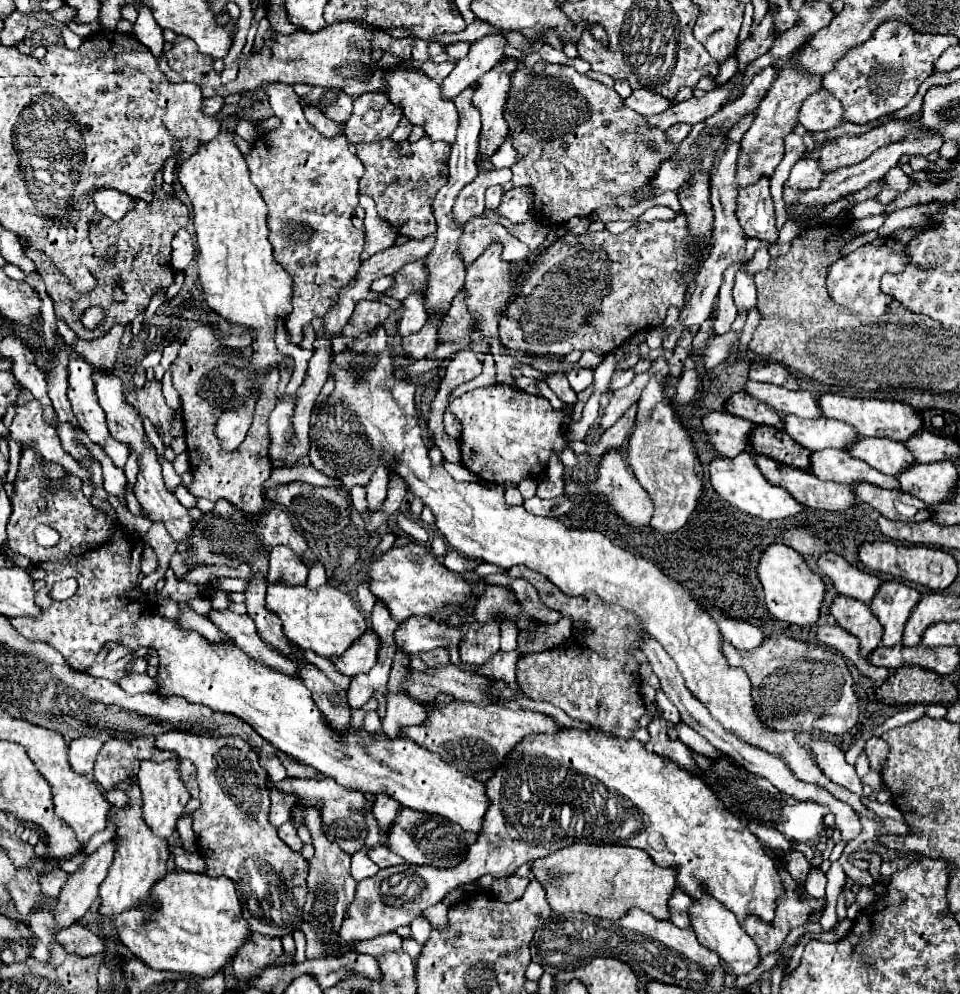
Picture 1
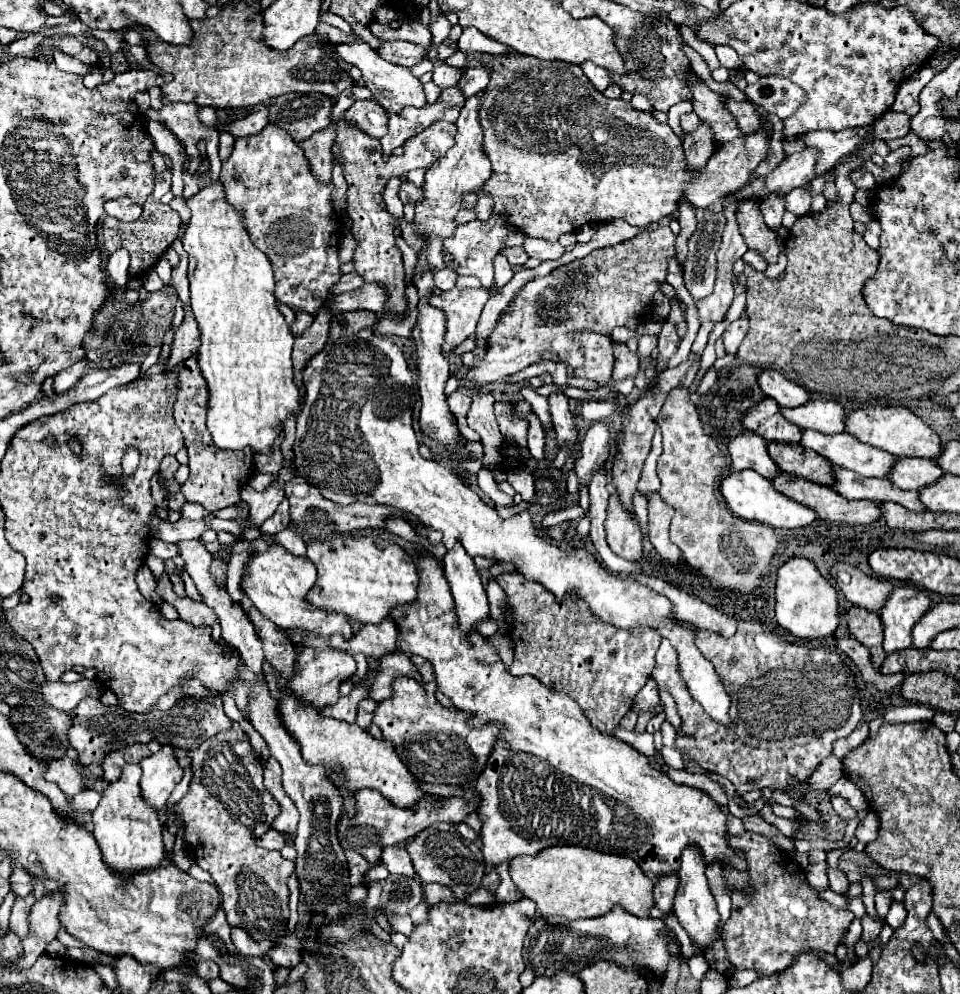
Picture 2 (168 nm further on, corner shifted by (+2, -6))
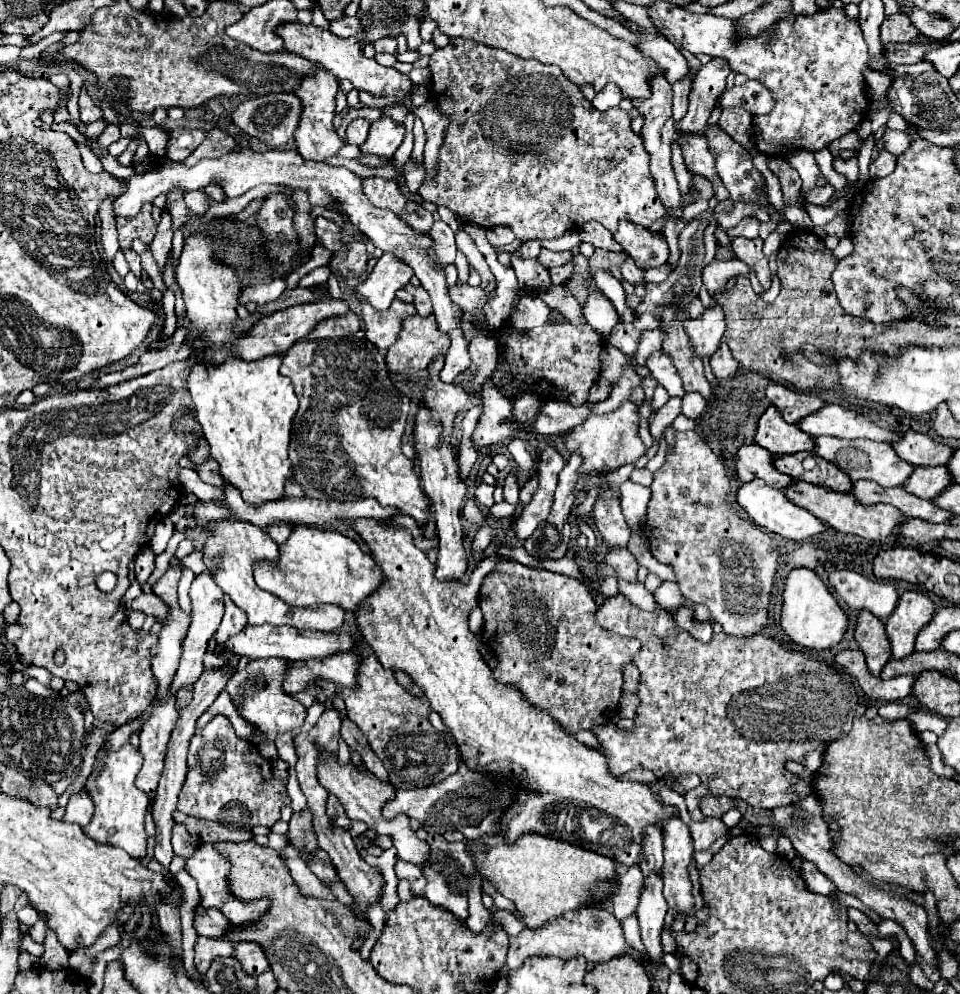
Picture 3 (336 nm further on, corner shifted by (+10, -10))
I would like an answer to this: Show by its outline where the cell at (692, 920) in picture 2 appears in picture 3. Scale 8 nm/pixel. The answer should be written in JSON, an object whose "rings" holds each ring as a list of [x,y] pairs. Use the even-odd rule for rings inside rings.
{"rings":[[[670,818],[662,830],[664,836],[664,898],[670,908],[678,910],[676,916],[694,914],[694,894],[688,876],[688,866],[694,860],[692,838],[688,826],[680,818]]]}

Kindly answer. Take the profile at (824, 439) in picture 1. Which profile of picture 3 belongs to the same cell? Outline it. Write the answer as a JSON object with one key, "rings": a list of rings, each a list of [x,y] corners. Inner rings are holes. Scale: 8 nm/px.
{"rings":[[[818,436],[814,438],[814,454],[836,464],[844,474],[850,476],[852,482],[872,480],[882,486],[902,486],[914,468],[908,462],[900,460],[890,444],[874,442],[874,440],[842,440],[842,438],[832,438],[832,436]]]}

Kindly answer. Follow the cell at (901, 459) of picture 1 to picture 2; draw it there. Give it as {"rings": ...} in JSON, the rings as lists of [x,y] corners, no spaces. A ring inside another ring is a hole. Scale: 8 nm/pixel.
{"rings":[[[900,458],[898,466],[894,466],[894,474],[890,474],[890,480],[902,490],[922,490],[934,484],[942,474],[944,472],[936,460]]]}

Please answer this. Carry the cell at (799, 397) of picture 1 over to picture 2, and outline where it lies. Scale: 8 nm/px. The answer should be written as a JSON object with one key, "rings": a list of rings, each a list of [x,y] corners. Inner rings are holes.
{"rings":[[[810,400],[806,406],[796,410],[782,410],[784,418],[802,430],[818,430],[822,434],[840,434],[846,430],[844,406],[830,400]]]}

